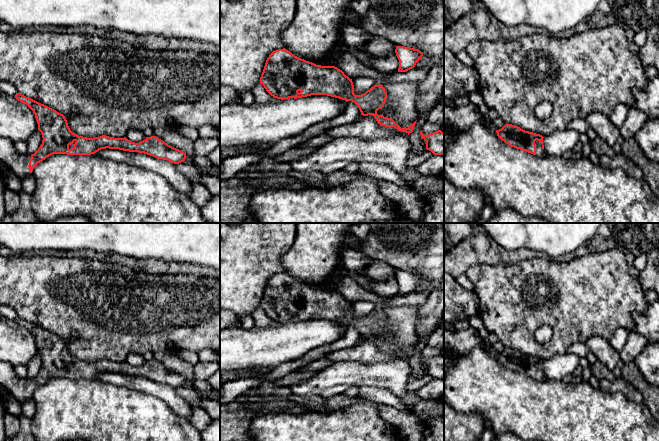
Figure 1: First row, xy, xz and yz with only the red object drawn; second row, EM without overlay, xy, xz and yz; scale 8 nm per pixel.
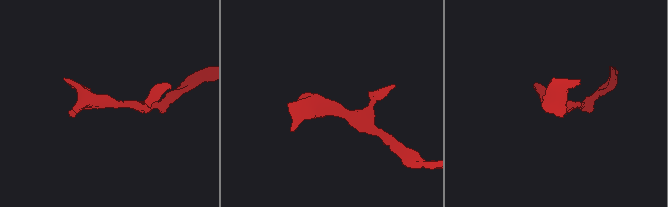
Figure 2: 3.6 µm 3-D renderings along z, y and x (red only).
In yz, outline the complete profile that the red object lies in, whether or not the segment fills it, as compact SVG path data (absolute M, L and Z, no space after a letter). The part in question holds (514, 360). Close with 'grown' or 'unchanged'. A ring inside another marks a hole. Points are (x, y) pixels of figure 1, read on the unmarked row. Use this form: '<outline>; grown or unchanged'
M505 348L496 354L497 360L511 371L526 375L536 380L546 380L543 369L543 360L525 355L518 350Z; grown

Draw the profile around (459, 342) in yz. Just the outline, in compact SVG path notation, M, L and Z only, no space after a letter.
M471 326L466 330L451 331L444 328L444 352L458 357L469 354L475 347L489 348L478 331Z

